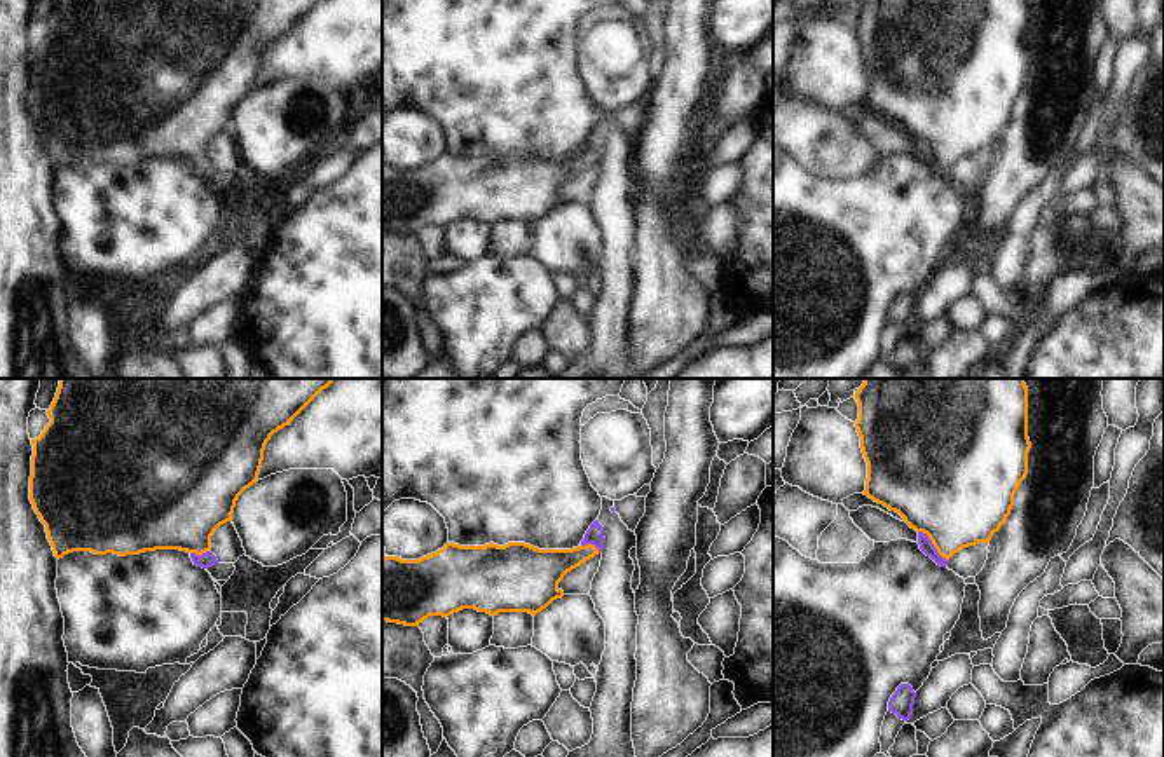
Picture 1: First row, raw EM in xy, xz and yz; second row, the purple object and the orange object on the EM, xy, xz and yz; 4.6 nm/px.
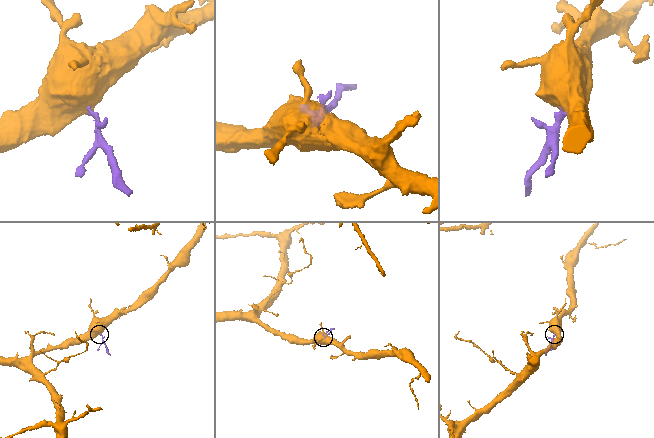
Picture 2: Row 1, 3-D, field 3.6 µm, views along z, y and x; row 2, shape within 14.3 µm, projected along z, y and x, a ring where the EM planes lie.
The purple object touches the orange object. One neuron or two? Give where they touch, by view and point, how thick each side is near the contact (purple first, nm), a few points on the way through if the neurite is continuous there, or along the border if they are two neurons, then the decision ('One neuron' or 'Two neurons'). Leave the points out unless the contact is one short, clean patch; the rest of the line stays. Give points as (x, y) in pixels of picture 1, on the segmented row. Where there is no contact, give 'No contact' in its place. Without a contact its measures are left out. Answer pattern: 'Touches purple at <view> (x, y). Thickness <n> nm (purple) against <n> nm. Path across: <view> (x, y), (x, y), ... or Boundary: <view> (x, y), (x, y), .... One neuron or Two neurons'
Touches purple at yz (932, 545). Thickness 60 nm (purple) against 460 nm. Path across: yz (925, 545), (932, 545), (958, 497). One neuron

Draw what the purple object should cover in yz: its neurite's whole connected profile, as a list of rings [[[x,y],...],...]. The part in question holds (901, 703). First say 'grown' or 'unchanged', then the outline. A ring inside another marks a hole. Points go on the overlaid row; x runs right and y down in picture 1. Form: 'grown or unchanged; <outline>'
unchanged; [[[900,684],[888,701],[888,712],[895,713],[902,720],[909,720],[913,715],[916,692],[909,684]]]

